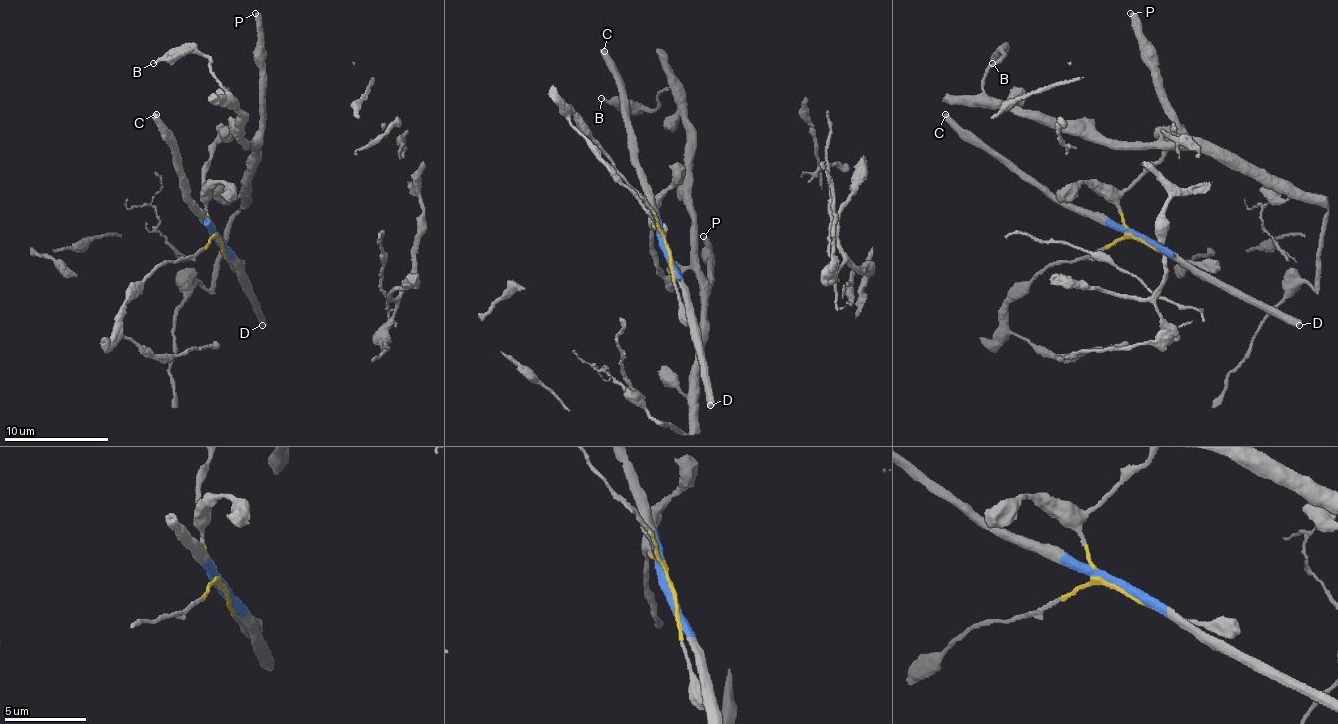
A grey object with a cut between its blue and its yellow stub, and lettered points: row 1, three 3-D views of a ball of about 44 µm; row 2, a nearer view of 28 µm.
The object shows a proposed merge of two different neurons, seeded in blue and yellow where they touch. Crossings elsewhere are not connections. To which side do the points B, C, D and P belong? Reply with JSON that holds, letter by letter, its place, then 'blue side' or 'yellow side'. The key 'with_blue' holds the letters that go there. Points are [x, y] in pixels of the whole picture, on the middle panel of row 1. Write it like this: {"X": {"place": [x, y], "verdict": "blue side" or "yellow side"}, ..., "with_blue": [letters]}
{"B": {"place": [601, 98], "verdict": "yellow side"}, "C": {"place": [604, 51], "verdict": "blue side"}, "D": {"place": [710, 405], "verdict": "blue side"}, "P": {"place": [703, 236], "verdict": "yellow side"}, "with_blue": ["C", "D"]}

